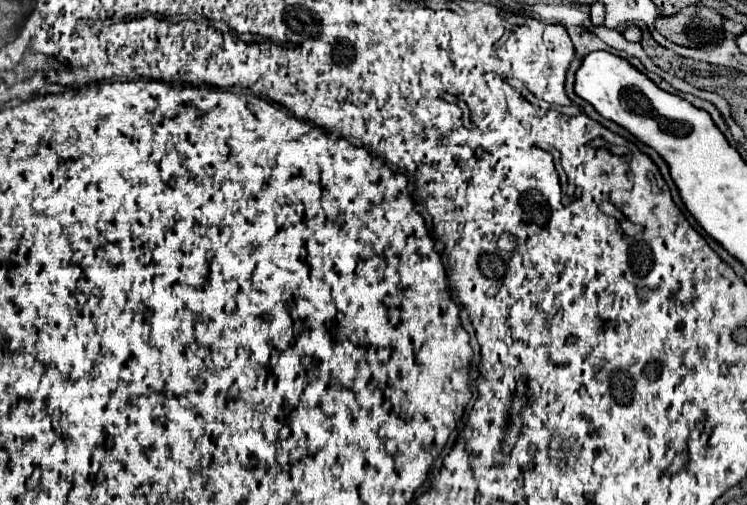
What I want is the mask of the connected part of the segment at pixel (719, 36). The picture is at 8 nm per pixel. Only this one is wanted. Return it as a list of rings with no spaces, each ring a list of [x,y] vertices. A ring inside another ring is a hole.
[[[689,5],[677,15],[659,17],[655,27],[667,41],[685,43],[683,47],[705,49],[725,39],[723,17],[715,9],[703,5]]]

